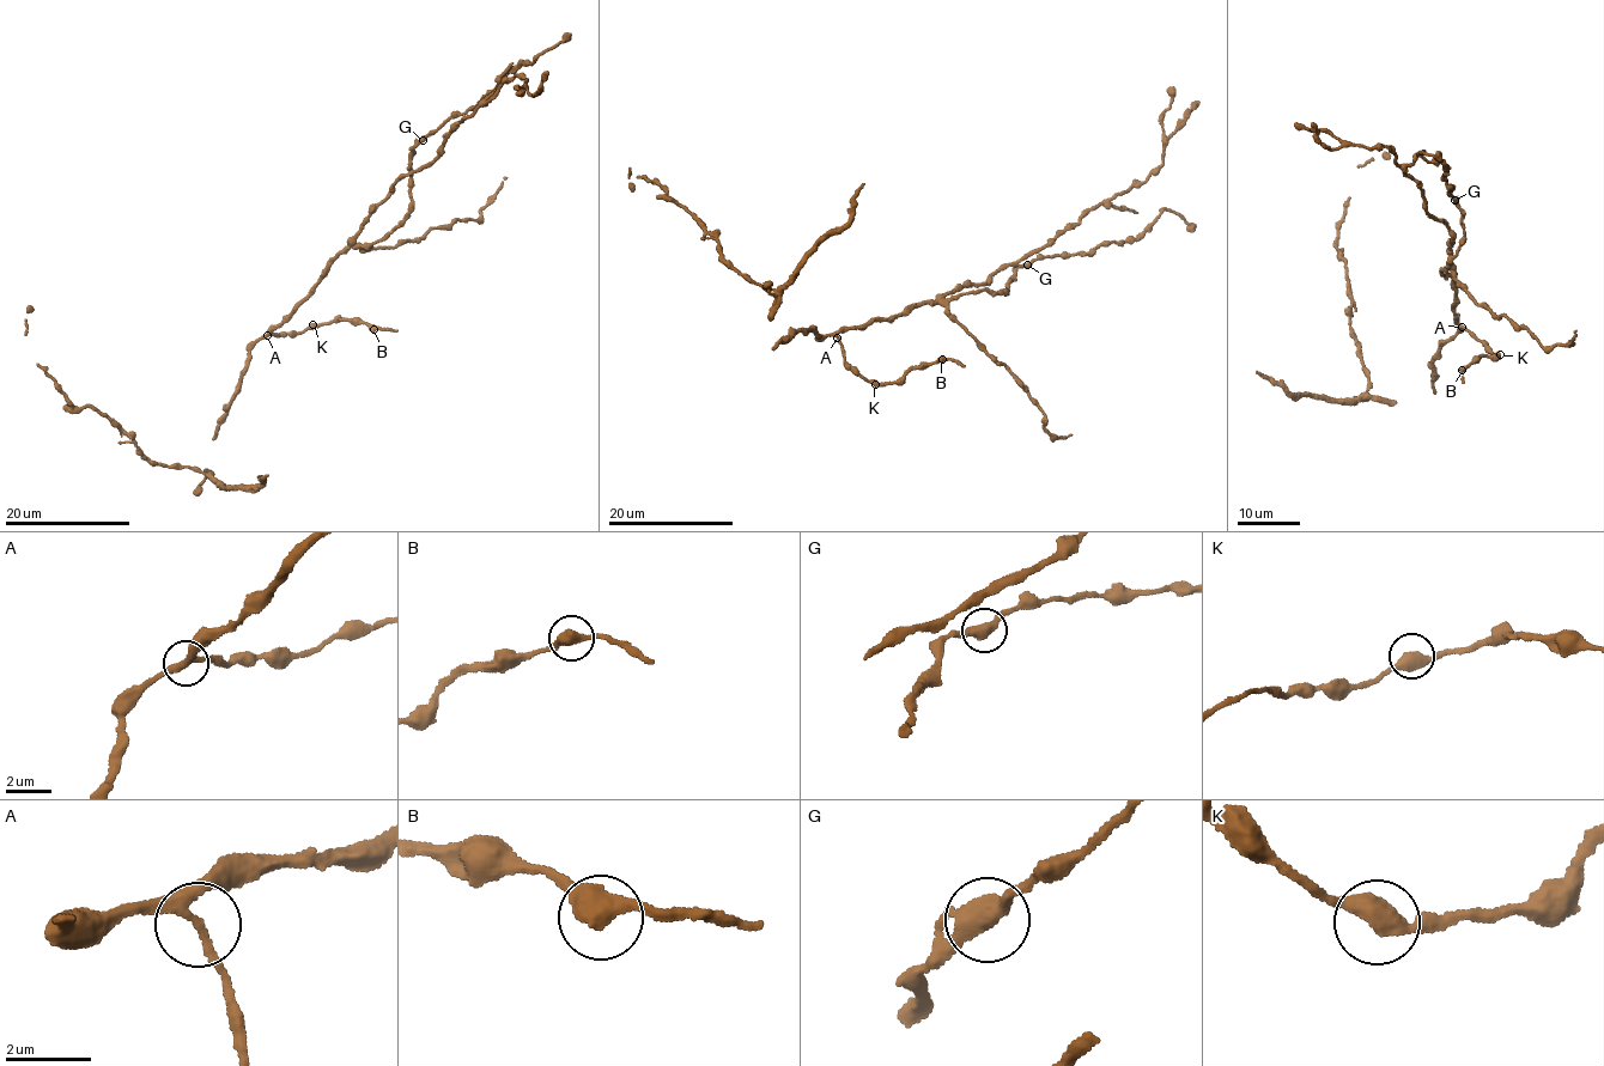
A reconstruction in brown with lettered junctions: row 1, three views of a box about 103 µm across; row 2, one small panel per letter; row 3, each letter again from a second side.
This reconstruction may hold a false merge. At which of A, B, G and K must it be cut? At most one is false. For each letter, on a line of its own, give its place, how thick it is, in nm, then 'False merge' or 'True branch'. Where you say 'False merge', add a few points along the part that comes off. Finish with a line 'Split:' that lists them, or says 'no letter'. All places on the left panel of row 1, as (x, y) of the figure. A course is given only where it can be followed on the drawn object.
A: Place: (267, 335). Thickness 220 nm. True branch
B: Place: (374, 329). Thickness 440 nm. True branch
G: Place: (423, 140). Thickness 460 nm. True branch
K: Place: (313, 324). Thickness 480 nm. True branch
Split: no letter

